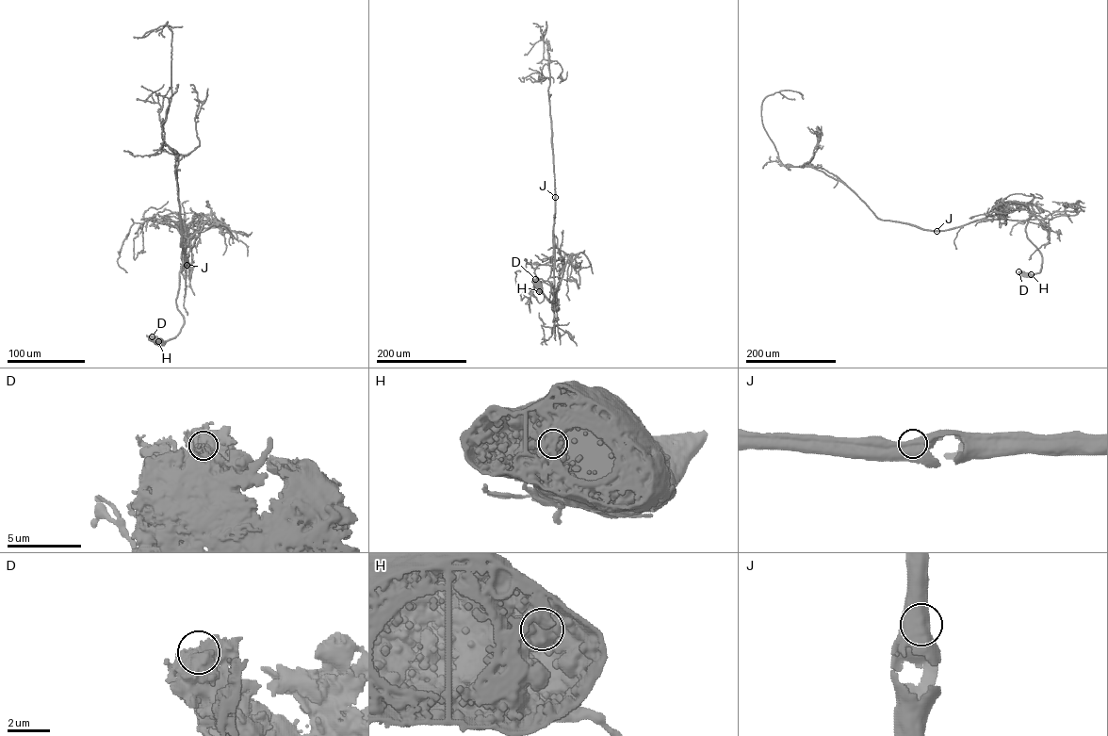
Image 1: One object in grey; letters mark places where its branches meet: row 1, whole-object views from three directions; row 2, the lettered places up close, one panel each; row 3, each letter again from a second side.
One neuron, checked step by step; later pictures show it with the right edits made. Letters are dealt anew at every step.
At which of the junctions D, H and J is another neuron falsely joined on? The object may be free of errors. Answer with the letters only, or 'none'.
J

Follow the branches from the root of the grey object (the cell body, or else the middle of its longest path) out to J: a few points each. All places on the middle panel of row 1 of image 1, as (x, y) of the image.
J: (539, 288), (553, 302), (548, 299), (550, 287), (554, 288), (555, 197)

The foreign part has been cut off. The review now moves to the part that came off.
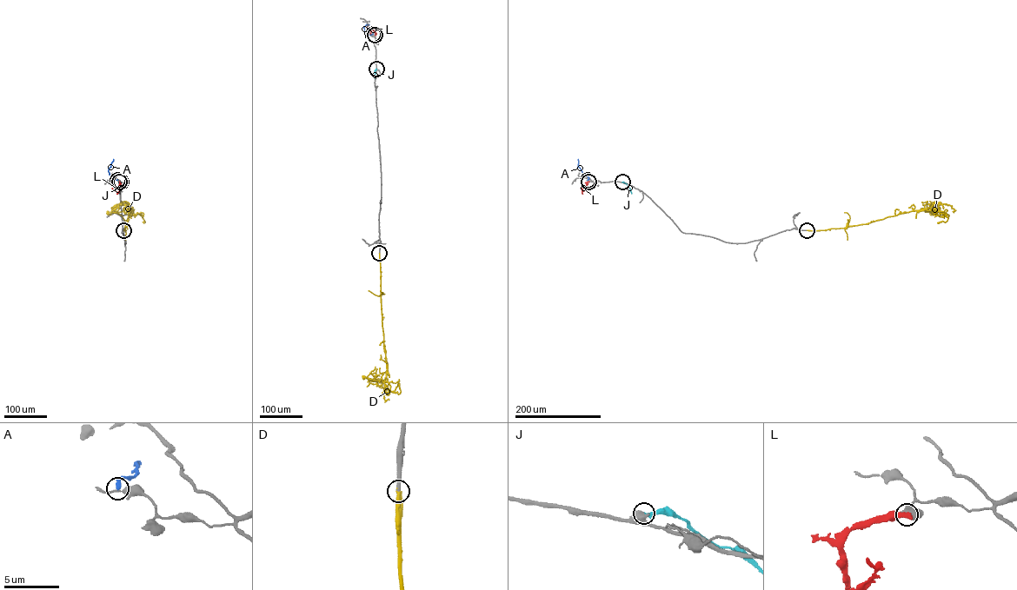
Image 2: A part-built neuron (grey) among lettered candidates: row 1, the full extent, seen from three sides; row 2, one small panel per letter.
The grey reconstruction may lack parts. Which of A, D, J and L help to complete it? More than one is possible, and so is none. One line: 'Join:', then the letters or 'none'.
Join: D

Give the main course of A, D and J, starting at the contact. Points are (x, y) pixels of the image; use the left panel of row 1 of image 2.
A: (117, 180), (110, 177), (108, 171), (113, 159)
D: (123, 230), (131, 208), (112, 212), (119, 204), (116, 212), (119, 208)
J: (121, 182), (119, 194)

